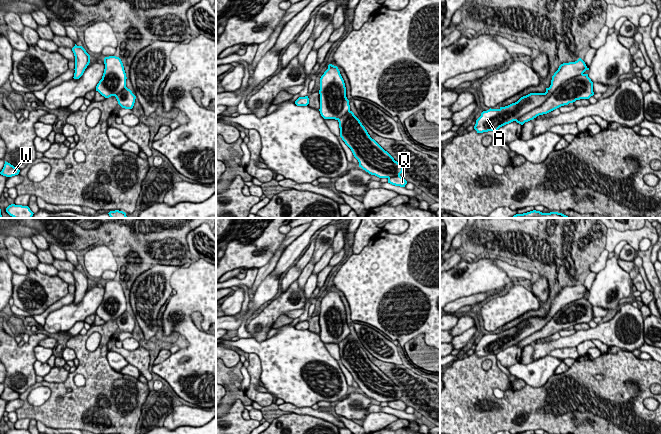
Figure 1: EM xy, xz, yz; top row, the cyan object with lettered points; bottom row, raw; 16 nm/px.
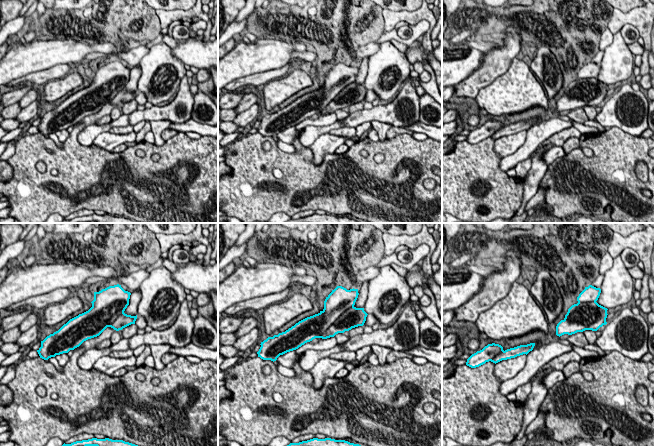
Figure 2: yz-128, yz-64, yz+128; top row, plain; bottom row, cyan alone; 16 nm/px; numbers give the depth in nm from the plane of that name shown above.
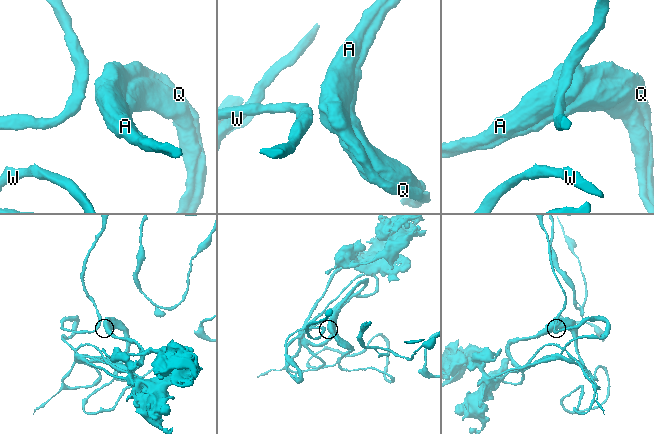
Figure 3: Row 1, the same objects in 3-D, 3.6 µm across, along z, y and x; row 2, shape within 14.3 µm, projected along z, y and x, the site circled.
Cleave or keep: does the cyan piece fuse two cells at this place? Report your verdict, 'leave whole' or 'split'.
leave whole

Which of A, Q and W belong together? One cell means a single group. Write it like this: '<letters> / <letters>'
A Q W

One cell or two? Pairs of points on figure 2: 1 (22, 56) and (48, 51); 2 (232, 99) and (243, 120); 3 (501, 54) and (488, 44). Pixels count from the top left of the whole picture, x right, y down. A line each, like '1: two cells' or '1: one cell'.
1: one cell
2: one cell
3: two cells

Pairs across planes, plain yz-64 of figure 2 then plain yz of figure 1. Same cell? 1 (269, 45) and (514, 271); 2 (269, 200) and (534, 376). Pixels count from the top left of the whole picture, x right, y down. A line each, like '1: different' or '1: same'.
1: different
2: different

